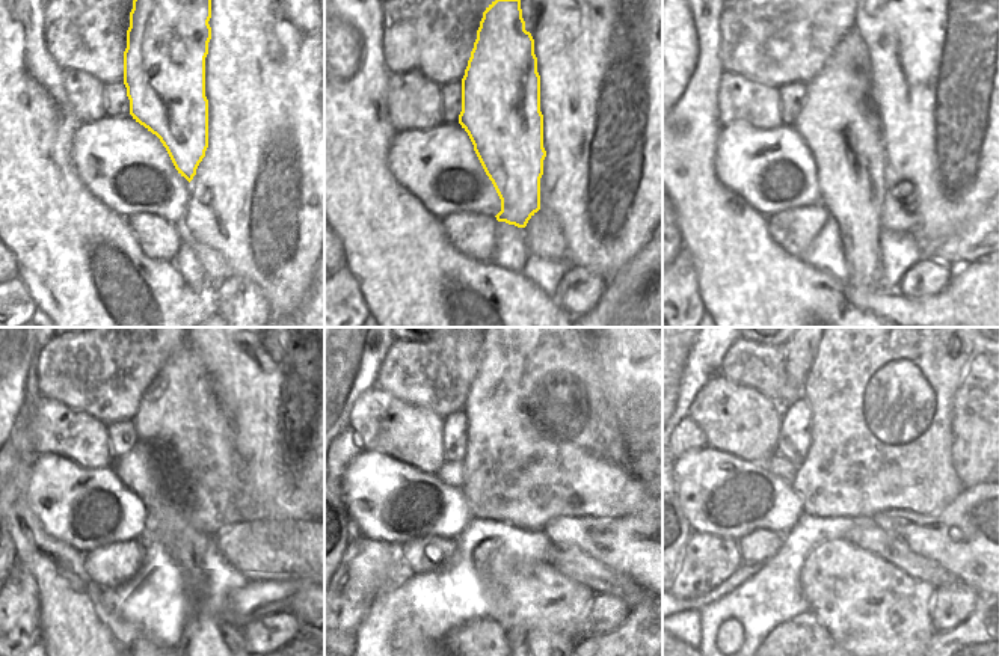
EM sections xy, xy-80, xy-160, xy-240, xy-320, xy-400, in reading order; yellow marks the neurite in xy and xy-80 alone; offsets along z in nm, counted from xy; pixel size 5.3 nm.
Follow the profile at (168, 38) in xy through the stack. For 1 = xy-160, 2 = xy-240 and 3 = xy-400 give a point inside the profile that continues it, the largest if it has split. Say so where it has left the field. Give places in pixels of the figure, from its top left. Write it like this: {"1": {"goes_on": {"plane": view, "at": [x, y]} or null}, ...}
{"1": {"goes_on": {"plane": "xy-160", "at": [838, 122]}}, "2": {"goes_on": {"plane": "xy-240", "at": [207, 634]}}, "3": {"goes_on": {"plane": "xy-400", "at": [782, 468]}}}

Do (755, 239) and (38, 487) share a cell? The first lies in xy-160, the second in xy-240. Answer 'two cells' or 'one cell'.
two cells

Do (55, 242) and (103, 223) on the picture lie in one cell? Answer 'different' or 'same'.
same

